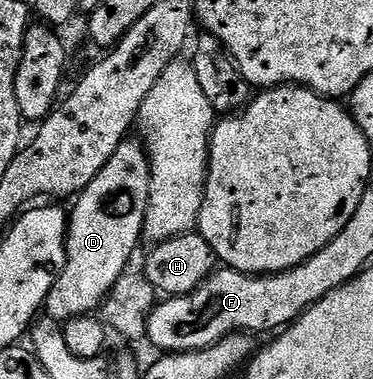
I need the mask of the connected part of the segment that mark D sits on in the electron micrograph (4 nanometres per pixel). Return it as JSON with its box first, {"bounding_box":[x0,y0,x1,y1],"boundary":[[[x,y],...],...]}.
{"bounding_box":[44,139,150,323],"boundary":[[[127,139],[120,147],[116,147],[116,155],[104,163],[100,175],[88,183],[88,187],[77,194],[73,202],[74,210],[68,213],[66,226],[66,262],[64,271],[60,271],[60,279],[46,296],[44,313],[47,318],[58,323],[71,321],[74,317],[85,317],[93,314],[102,302],[116,287],[116,279],[120,279],[131,268],[130,260],[138,249],[138,241],[143,240],[142,228],[146,218],[146,204],[150,194],[150,158],[146,156],[146,147],[138,139]]]}

